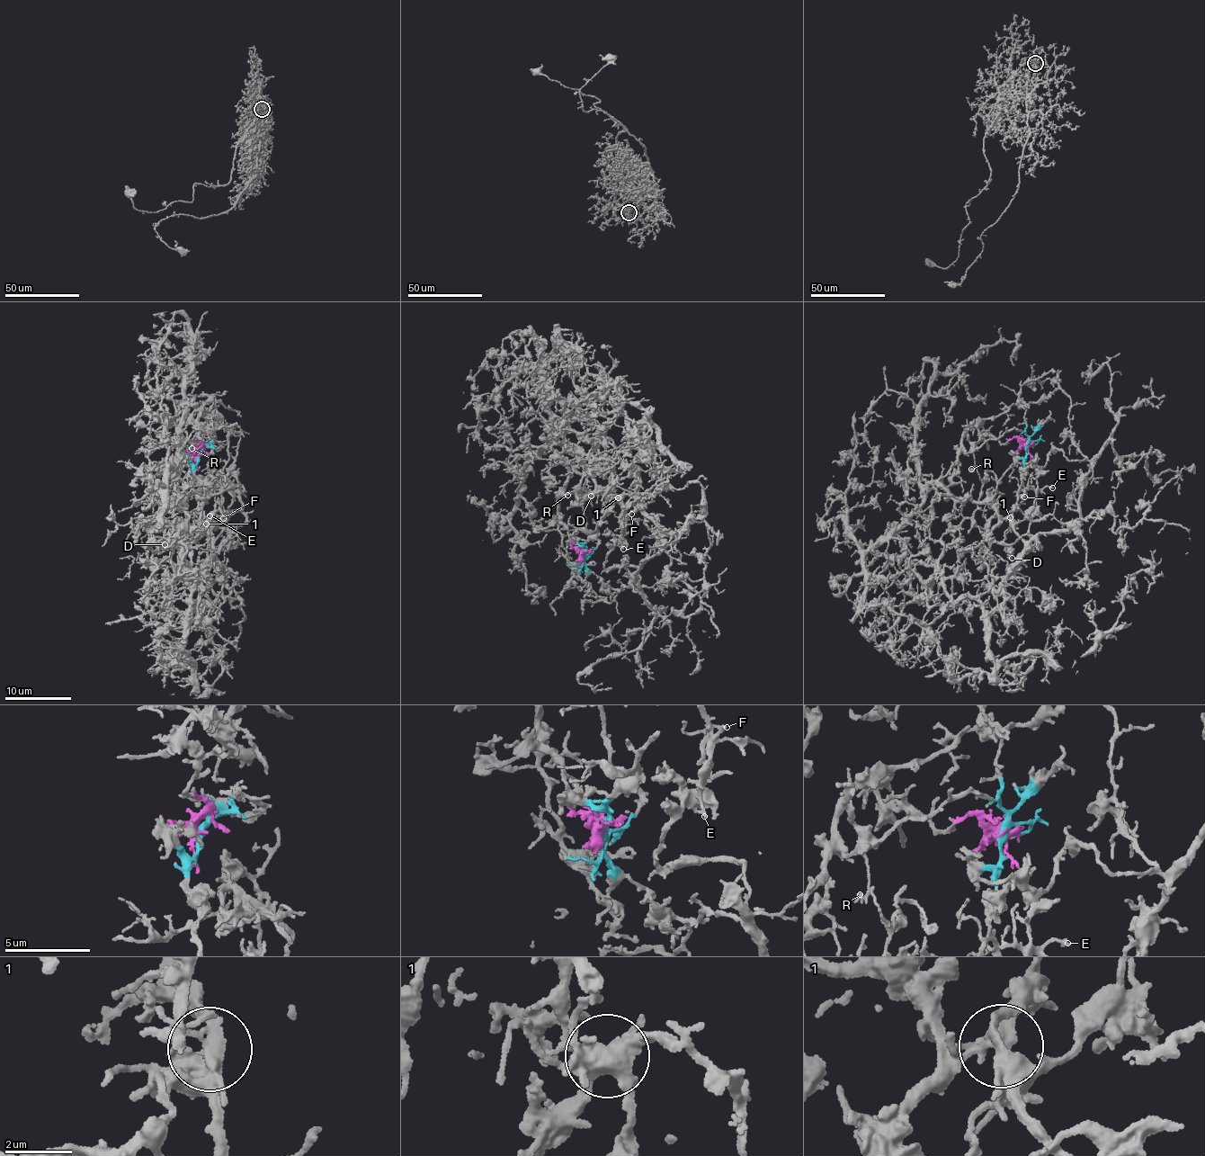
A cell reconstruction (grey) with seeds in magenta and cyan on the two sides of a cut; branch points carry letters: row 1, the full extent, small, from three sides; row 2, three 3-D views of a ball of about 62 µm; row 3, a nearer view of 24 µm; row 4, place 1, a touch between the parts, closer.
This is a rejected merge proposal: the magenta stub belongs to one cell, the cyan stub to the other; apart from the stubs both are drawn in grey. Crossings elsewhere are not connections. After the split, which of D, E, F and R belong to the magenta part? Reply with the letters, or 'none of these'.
D, R

